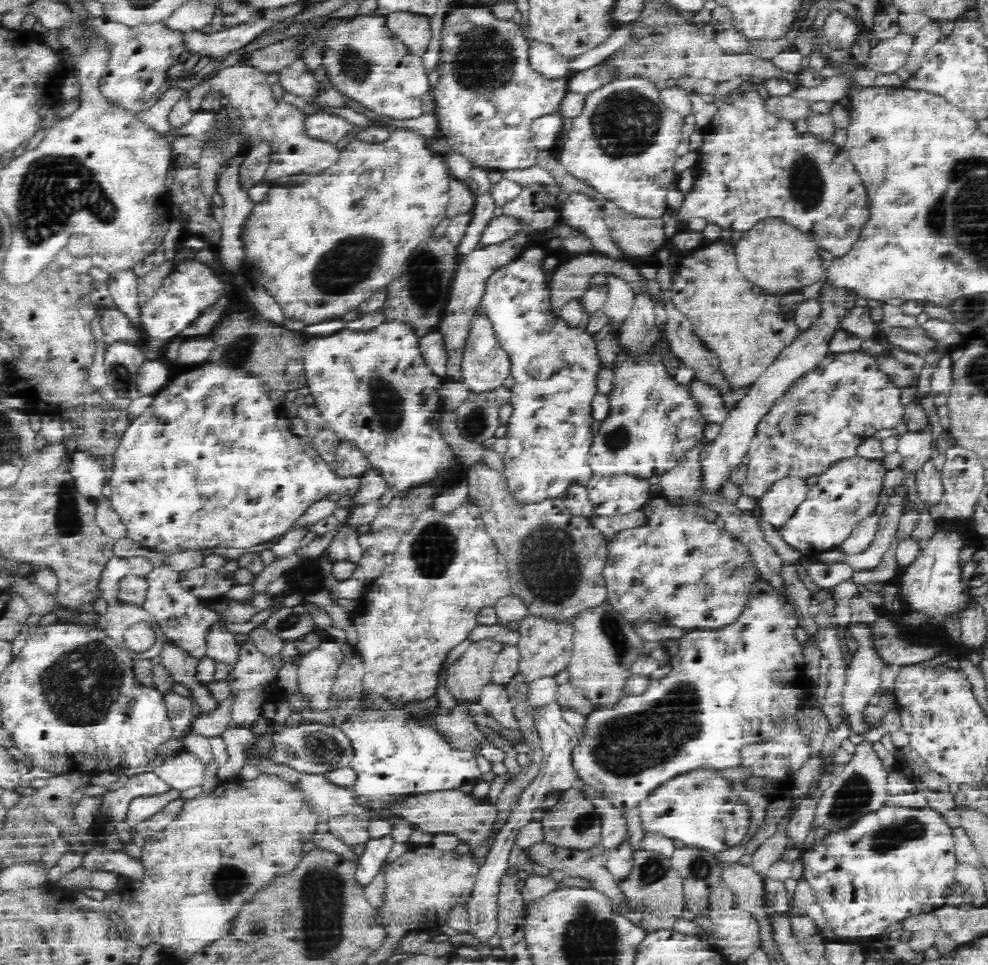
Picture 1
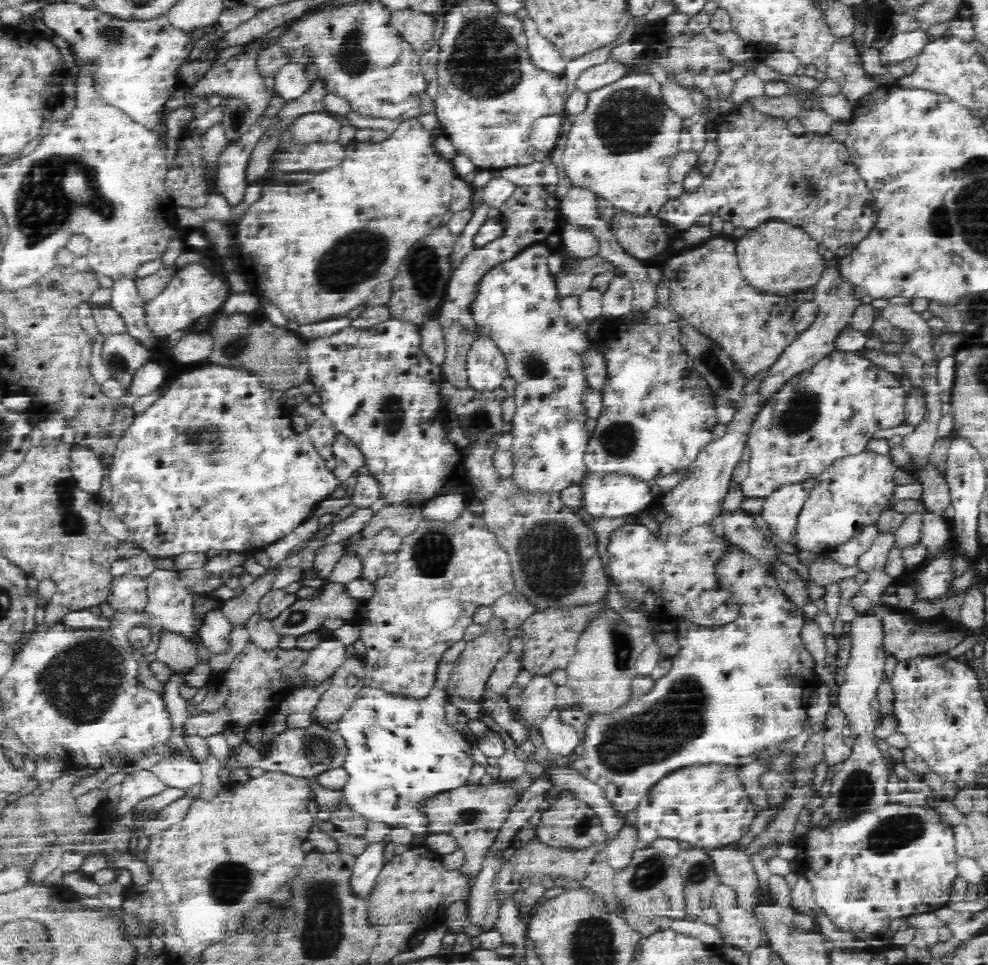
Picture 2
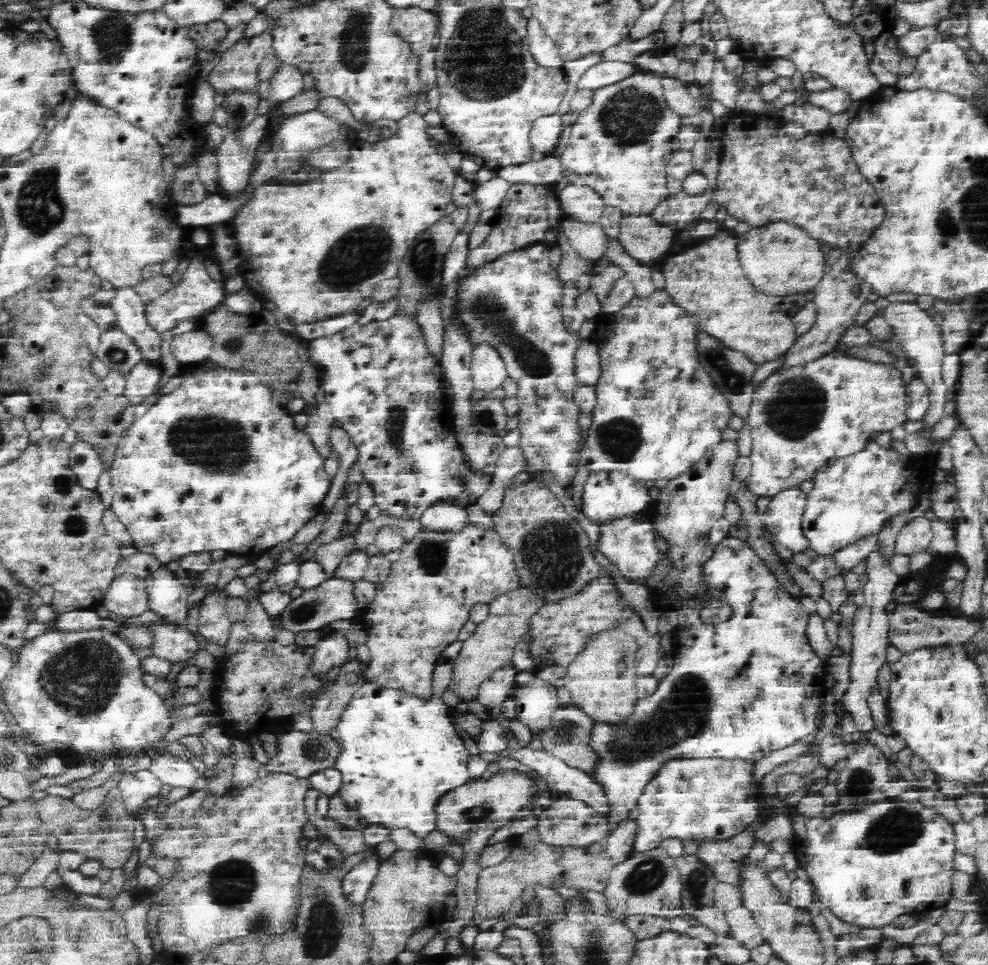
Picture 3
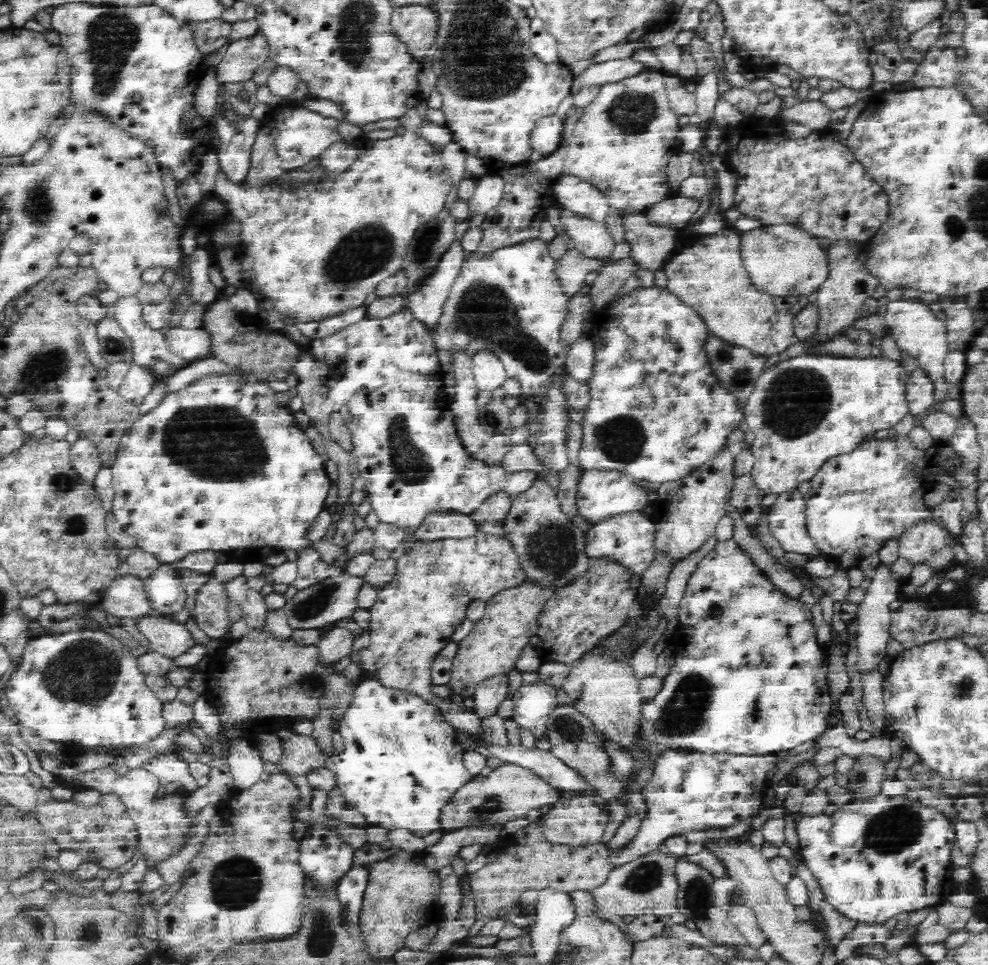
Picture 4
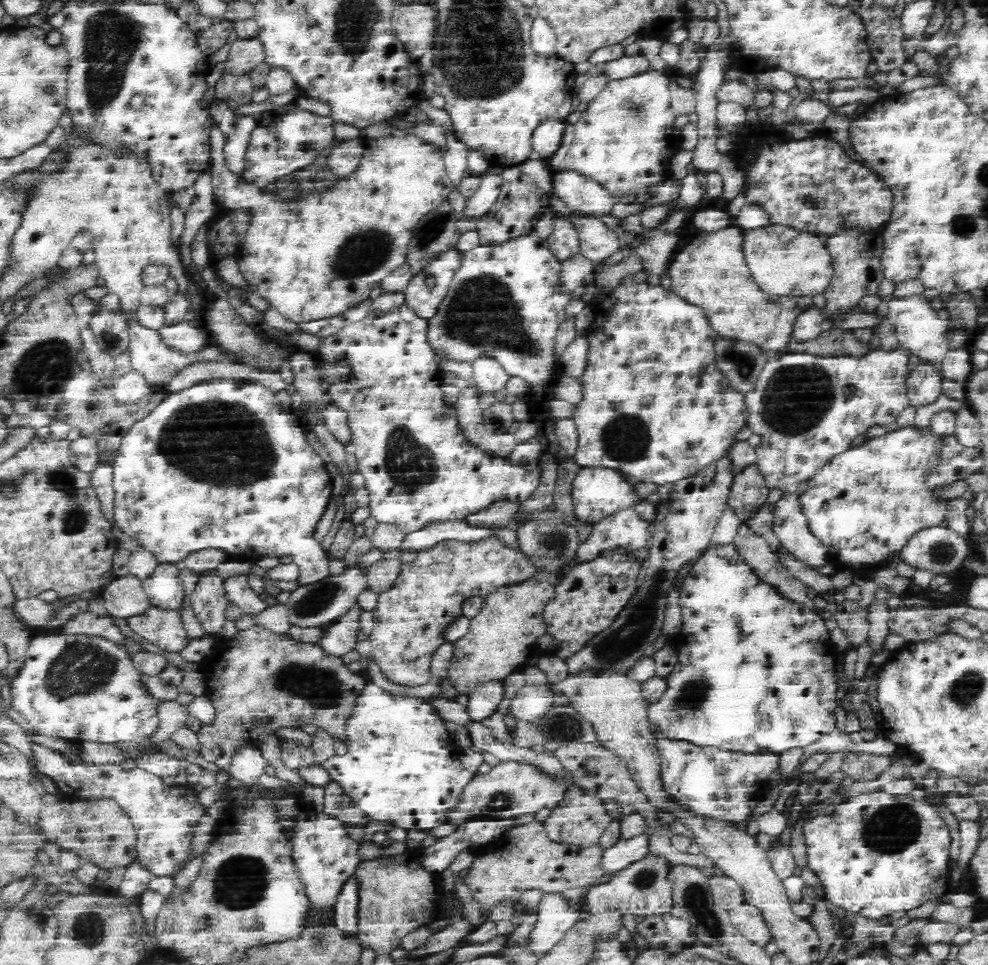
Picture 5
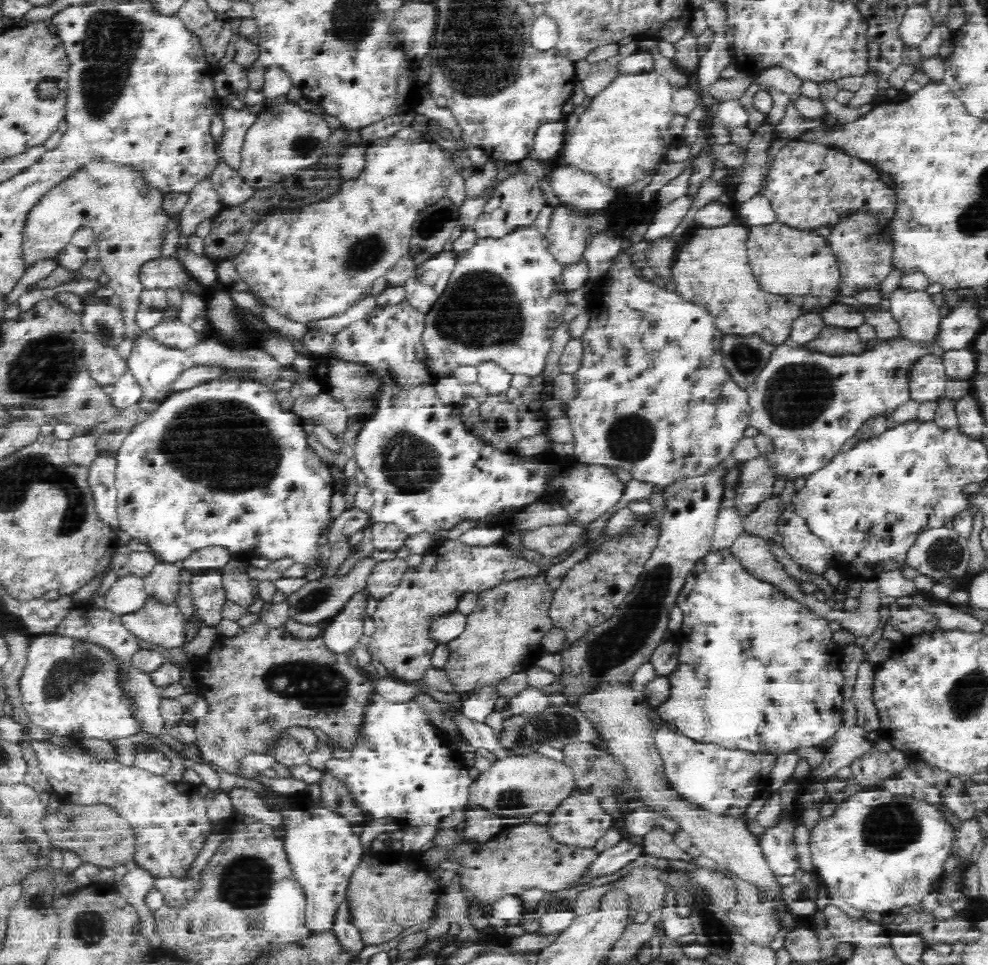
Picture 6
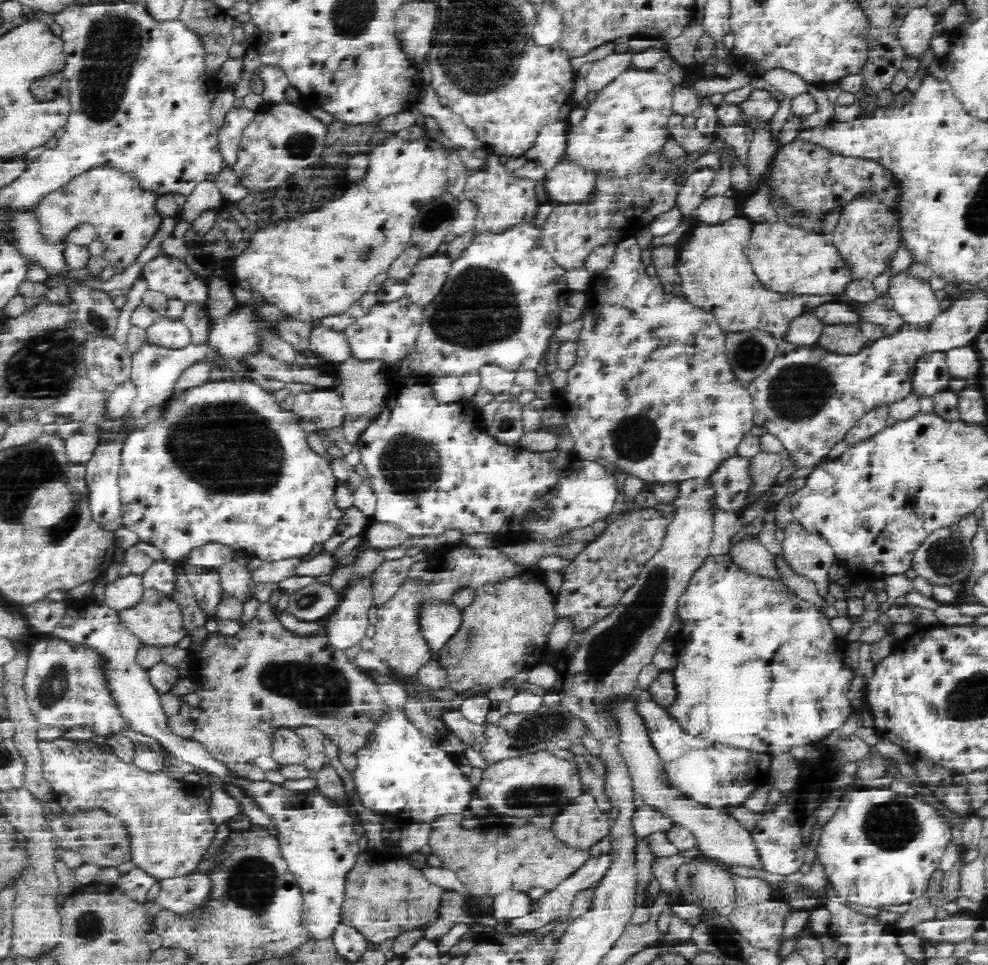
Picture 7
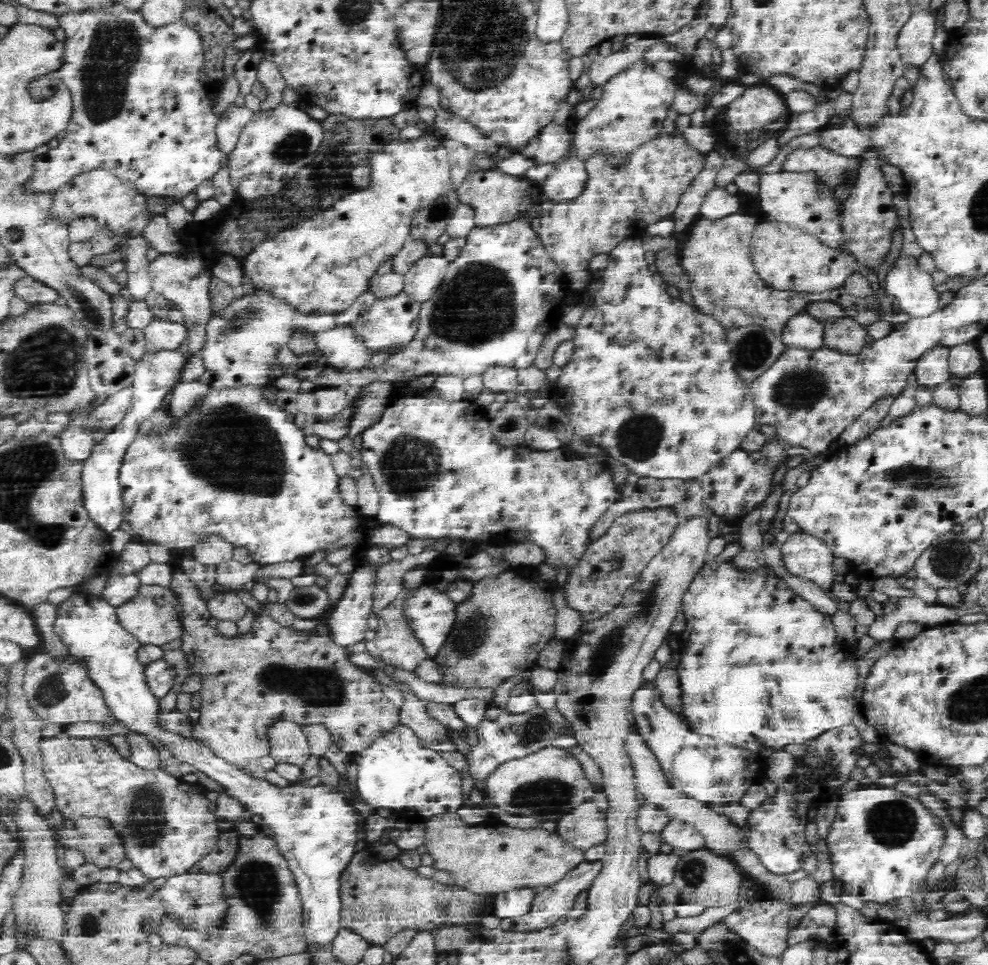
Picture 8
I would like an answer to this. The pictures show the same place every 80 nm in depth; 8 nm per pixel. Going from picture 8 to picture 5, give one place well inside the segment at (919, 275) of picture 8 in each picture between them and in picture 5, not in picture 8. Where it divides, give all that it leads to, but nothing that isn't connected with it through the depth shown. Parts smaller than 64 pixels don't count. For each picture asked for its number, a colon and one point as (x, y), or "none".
5: (919, 330)
6: (917, 316)
7: (914, 300)

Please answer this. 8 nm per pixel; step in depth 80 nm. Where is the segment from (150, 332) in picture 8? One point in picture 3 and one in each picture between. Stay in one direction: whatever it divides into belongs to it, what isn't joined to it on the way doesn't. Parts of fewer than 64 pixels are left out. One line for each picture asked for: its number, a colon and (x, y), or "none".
3: (189, 348)
4: (191, 345)
5: (186, 339)
6: (171, 333)
7: (173, 334)

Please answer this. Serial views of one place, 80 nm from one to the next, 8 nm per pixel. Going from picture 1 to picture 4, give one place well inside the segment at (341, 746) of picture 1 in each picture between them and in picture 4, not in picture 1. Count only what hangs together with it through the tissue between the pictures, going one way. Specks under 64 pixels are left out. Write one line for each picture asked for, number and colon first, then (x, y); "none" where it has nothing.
2: (306, 752)
3: (298, 753)
4: (301, 753)

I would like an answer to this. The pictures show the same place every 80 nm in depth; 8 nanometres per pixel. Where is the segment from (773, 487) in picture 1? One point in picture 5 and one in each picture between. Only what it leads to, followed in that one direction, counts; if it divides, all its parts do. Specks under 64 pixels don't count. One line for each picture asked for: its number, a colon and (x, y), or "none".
2: (780, 510)
3: (782, 519)
4: (786, 517)
5: (789, 524)

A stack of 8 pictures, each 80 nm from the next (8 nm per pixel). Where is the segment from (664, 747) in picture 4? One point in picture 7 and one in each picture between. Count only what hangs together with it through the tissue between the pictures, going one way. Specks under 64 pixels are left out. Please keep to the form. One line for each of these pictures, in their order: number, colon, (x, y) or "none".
5: (755, 674)
6: (736, 684)
7: (759, 669)

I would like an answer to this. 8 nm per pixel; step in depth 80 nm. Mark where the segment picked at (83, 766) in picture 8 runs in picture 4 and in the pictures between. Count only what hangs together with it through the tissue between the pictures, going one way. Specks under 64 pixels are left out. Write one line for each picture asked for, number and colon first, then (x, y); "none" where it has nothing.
4: (161, 824)
5: (164, 818)
6: (169, 819)
7: (168, 821)

